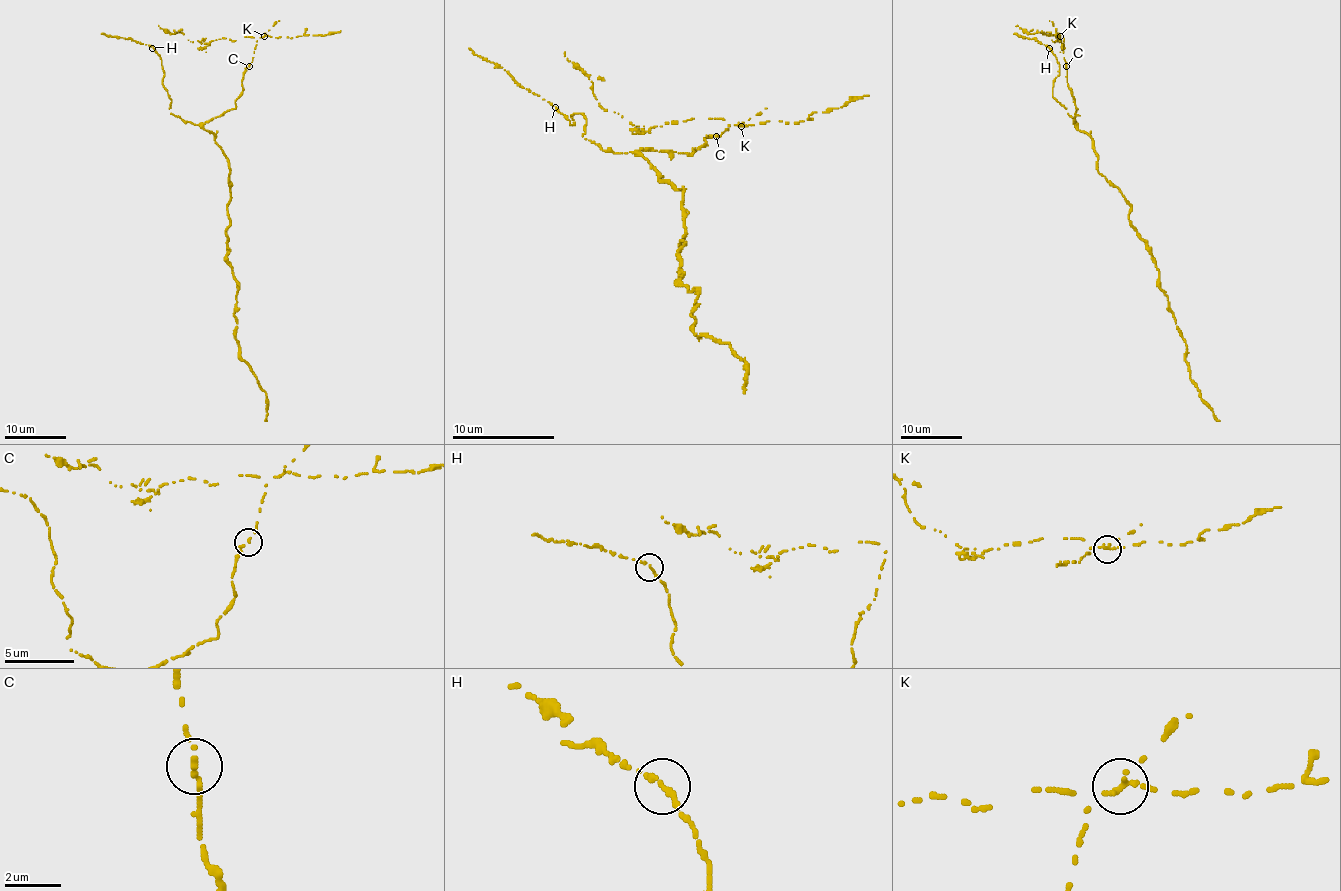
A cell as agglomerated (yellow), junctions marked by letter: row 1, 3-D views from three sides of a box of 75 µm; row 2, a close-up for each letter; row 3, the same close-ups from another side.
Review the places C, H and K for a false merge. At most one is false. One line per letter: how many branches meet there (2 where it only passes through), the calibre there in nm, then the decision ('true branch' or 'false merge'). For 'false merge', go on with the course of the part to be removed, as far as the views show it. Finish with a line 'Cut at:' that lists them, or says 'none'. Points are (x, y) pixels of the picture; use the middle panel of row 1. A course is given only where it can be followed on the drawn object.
C: 2 branches meet; 190 nm thick; true branch
H: 2 branches meet; 190 nm thick; true branch
K: 2 branches meet; 200 nm thick; false merge; foreign part runs (741, 125), (721, 118), (690, 118), (639, 133), (619, 113), (603, 107), (583, 72), (565, 51)
Cut at: K

